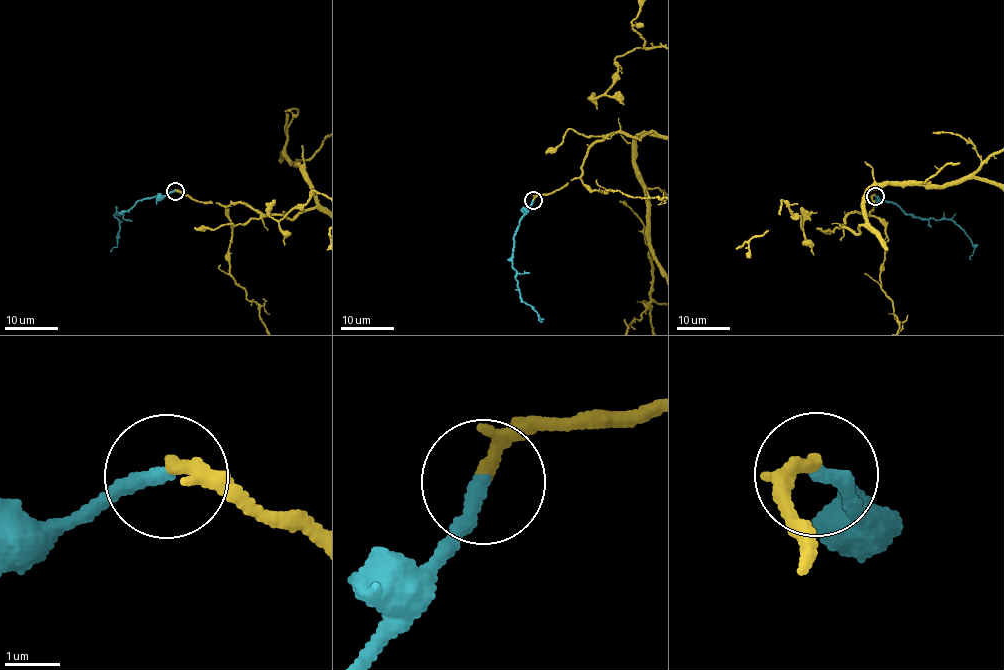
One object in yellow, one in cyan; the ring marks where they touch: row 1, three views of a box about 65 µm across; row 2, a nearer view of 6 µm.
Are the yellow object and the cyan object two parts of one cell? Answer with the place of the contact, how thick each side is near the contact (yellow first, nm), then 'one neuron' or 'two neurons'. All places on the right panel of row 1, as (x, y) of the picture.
(875, 196) | 280/280 nm | one neuron

